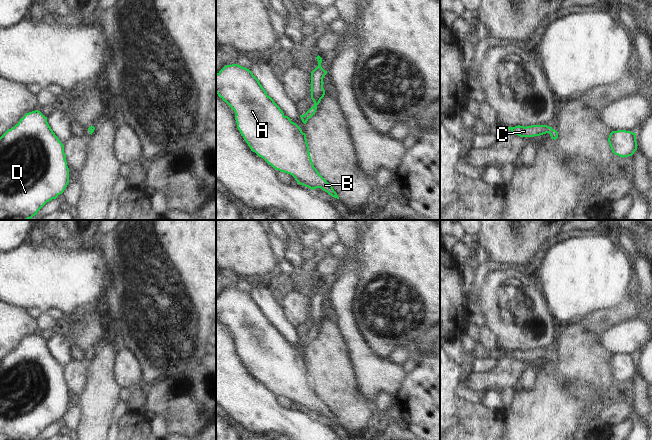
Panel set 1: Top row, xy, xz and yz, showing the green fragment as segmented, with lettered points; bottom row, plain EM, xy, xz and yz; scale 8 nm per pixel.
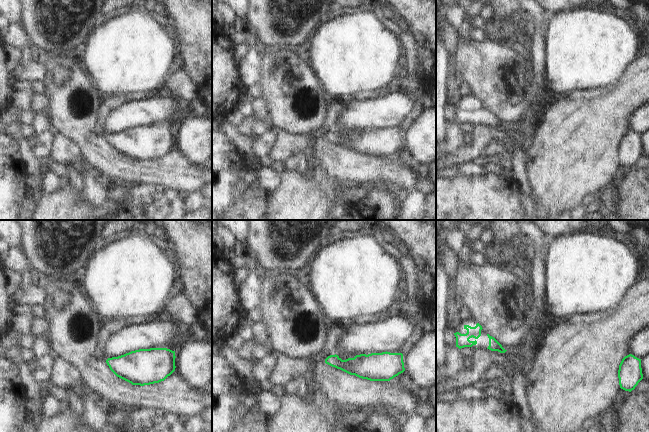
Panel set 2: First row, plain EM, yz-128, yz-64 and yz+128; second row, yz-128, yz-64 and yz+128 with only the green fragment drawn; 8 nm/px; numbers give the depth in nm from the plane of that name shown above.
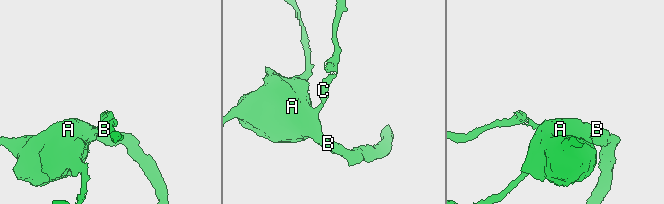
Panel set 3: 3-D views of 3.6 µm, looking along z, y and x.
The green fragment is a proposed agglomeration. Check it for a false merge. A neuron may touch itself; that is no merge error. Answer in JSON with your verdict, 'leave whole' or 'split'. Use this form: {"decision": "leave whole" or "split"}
{"decision": "leave whole"}

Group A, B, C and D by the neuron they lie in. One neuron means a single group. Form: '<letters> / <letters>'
A B C D

